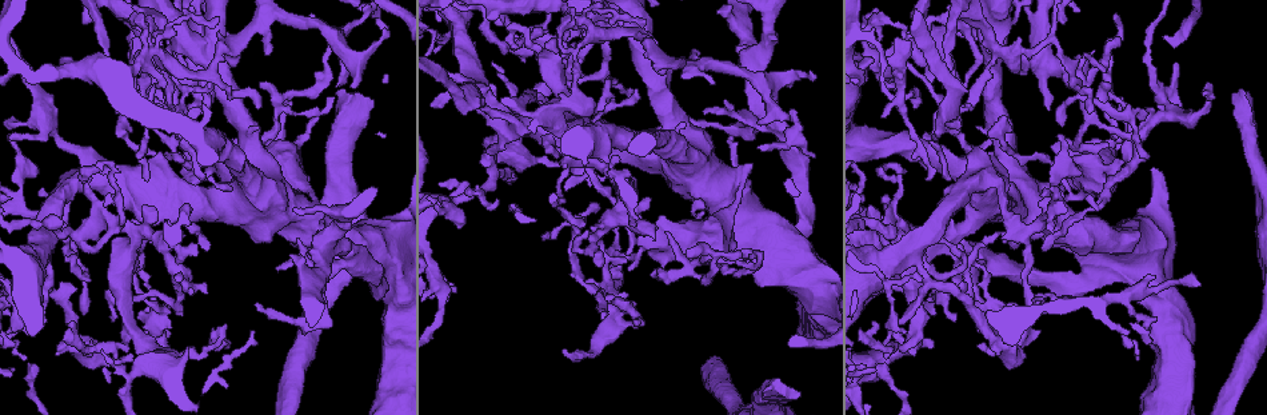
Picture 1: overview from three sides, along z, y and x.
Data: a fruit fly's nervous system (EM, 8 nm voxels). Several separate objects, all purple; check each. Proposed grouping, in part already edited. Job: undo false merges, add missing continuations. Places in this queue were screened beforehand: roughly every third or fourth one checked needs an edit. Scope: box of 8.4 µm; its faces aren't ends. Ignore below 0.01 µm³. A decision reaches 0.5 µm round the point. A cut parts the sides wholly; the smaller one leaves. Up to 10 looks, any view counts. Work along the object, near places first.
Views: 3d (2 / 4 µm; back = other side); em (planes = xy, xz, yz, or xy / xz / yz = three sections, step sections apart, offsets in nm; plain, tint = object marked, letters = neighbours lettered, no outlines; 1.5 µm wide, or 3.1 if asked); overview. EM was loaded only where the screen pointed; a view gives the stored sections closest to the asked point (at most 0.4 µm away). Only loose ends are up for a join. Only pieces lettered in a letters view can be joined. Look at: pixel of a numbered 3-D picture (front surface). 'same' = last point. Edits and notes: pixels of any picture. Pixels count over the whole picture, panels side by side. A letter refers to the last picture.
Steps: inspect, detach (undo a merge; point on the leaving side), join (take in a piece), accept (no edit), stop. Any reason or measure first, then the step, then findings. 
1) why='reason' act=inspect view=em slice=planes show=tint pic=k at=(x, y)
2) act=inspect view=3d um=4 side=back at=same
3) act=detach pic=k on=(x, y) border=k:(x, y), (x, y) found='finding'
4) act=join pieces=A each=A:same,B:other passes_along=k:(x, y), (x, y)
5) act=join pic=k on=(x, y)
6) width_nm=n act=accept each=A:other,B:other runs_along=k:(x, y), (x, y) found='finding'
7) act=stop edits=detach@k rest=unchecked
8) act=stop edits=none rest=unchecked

why='abrupt turn' act=inspect view=em slice=planes show=letters pic=1 at=(1102, 100)

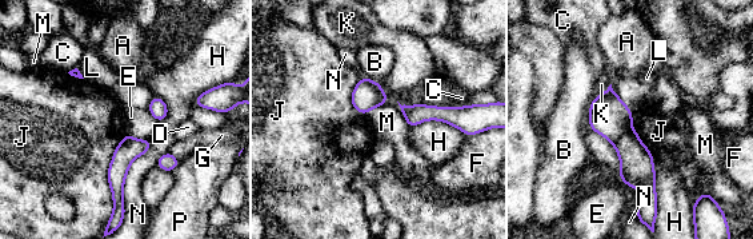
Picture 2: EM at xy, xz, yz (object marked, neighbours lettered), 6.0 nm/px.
act=accept each=A:other,B:other,C:other,D:other,E:other,F:other,G:other,H:other,J:other,K:other,L:other,M:other,N:other,P:other border=2:(152, 140), (129, 166), (124, 210) found='continuous, no second neuron'

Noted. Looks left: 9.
why='stops while still wide' act=inspect view=em slice=xz step=4 show=tint pic=1 at=(1242, 90)

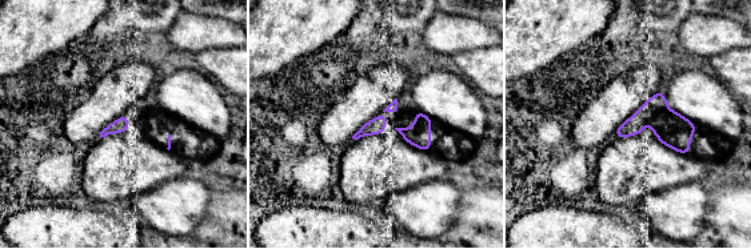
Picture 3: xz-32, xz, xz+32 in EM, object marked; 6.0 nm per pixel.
act=inspect view=em slice=xz step=4 show=letters at=same

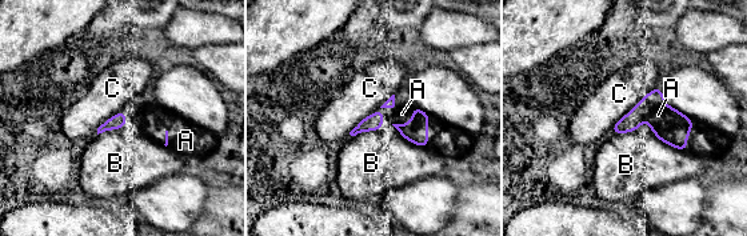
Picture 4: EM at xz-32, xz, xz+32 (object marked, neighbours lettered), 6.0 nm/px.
act=join pieces=A each=A:same,B:other,C:other found='the neuron continues'

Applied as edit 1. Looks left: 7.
act=inspect view=overview

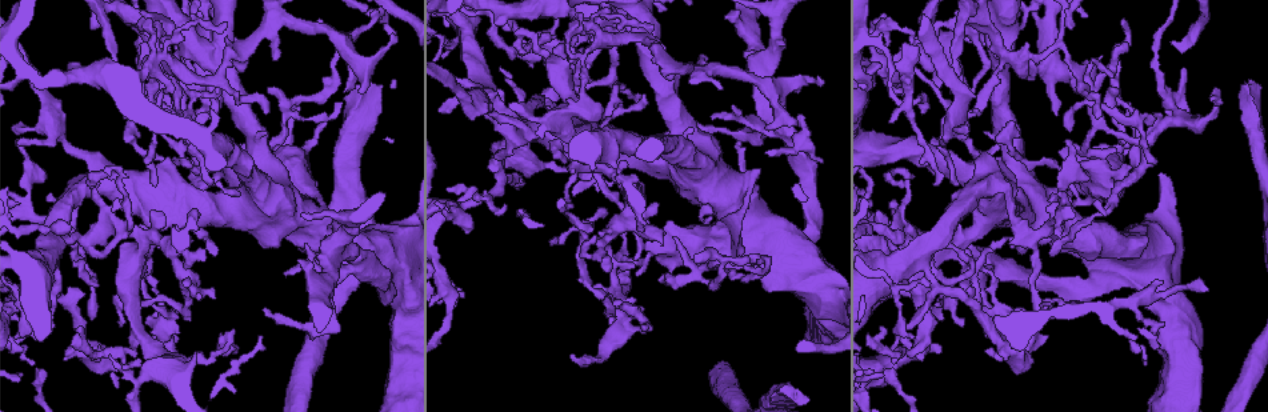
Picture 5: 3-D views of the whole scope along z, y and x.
why='free end' act=inspect view=em slice=planes show=tint pic=5 at=(552, 101)

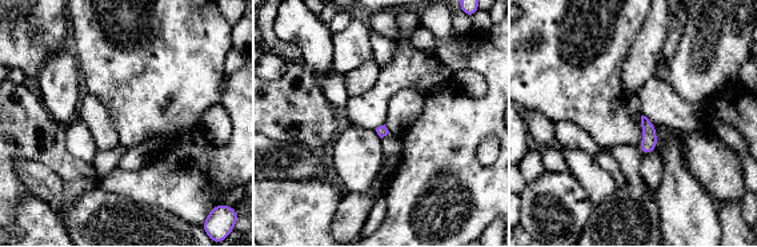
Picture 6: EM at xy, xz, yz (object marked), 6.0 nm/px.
act=inspect view=em slice=planes show=letters at=same

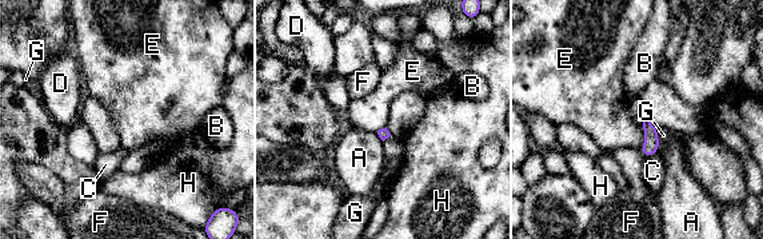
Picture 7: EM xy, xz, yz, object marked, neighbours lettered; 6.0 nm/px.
act=accept each=A:other,B:other,C:other,D:other,E:other,F:other,G:other,H:other border=7:(643, 128), (644, 143), (640, 150) found='none of them fits'

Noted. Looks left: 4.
act=inspect view=em slice=planes show=letters pic=5 at=(29, 364)

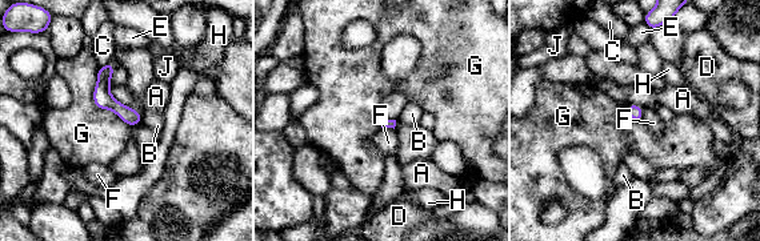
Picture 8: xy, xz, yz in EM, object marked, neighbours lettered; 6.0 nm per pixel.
act=accept each=A:other,B:other,C:other,D:other,E:other,F:other,G:other,H:other,J:other border=8:(98, 68), (94, 104), (131, 127) found='no lettered piece goes on from it'

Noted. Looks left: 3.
act=stop edits=join@4 rest=unchecked

